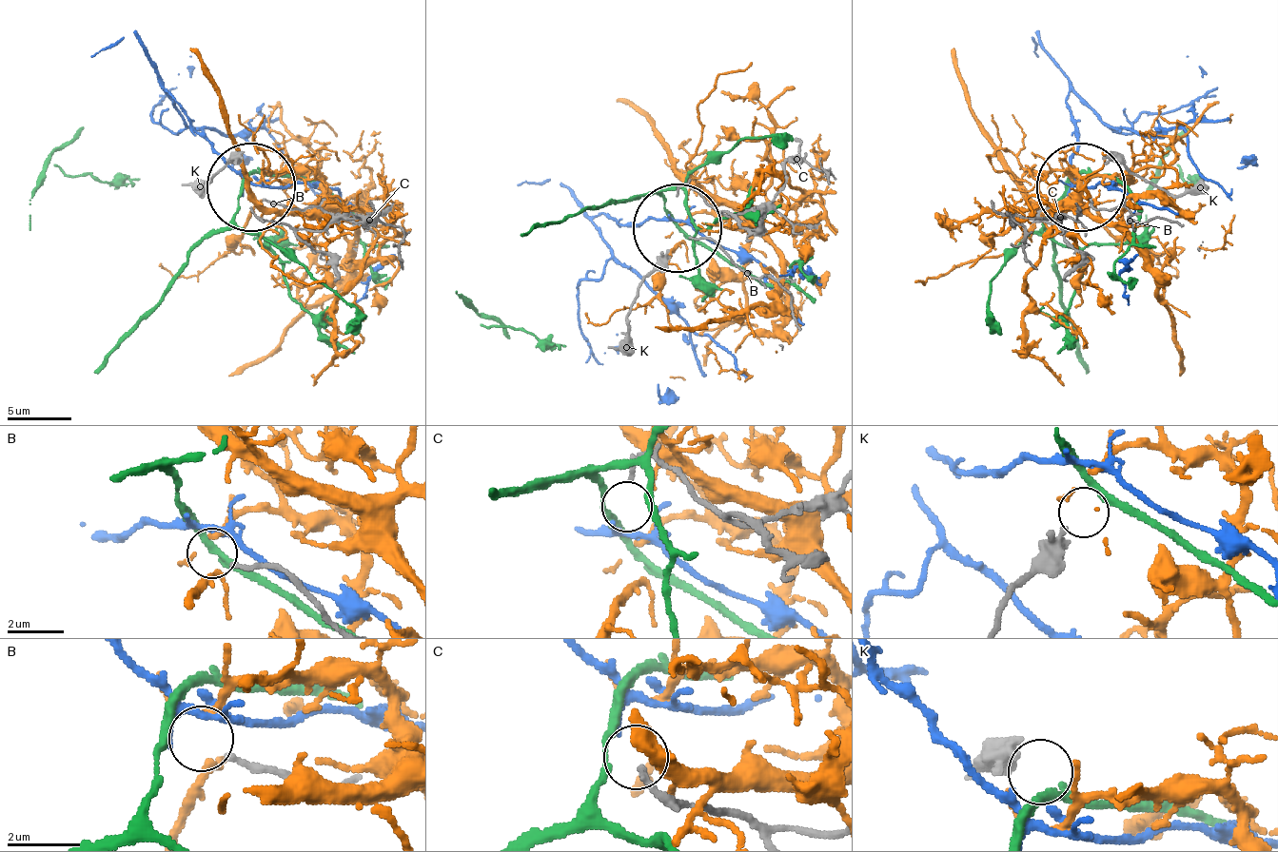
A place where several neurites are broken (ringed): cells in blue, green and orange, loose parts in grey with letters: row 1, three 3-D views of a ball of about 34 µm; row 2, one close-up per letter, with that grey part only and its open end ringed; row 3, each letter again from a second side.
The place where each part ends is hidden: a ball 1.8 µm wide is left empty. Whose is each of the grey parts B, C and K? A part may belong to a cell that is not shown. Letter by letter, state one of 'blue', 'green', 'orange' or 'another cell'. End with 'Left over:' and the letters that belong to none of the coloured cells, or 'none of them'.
B: another cell
C: blue
K: green
Left over: B

